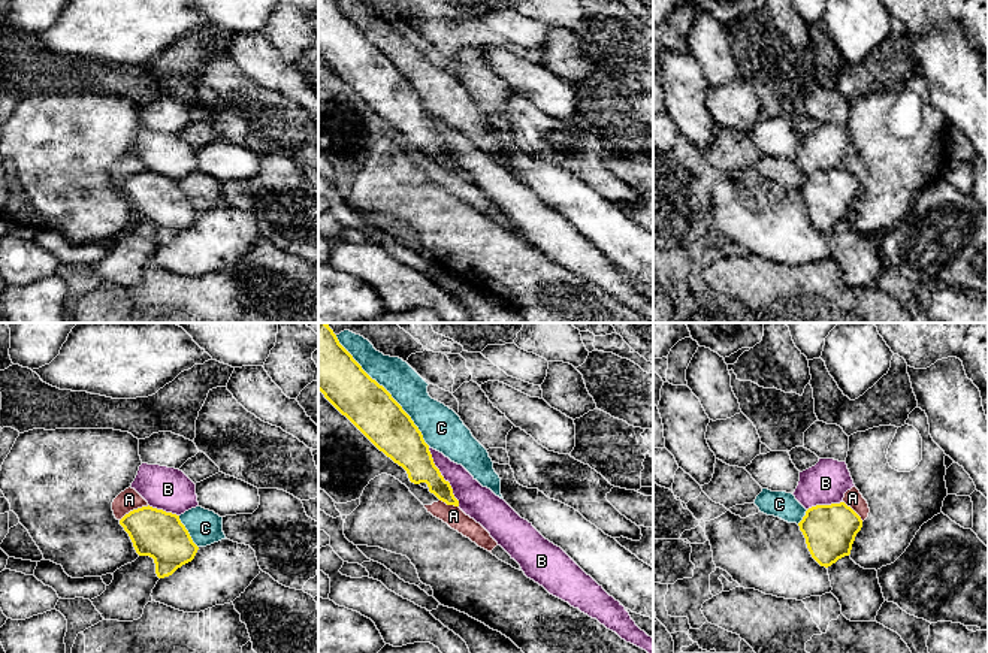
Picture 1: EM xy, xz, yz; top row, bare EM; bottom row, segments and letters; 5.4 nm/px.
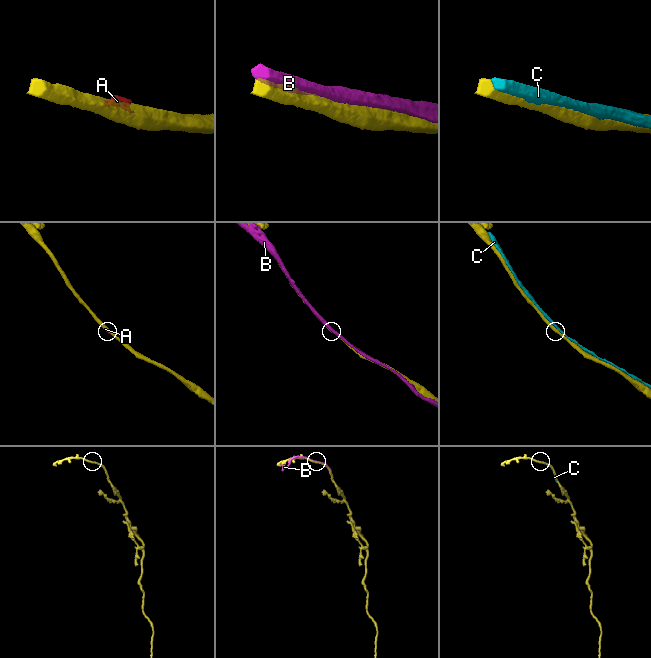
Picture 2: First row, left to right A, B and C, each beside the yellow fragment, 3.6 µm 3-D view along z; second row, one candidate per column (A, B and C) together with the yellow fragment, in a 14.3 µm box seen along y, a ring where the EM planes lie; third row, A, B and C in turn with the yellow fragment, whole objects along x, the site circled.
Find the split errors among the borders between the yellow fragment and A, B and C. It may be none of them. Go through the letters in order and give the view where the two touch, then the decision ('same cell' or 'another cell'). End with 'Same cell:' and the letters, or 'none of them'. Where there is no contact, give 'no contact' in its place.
A: meets yellow in xy; another cell
B: meets yellow in xz; another cell
C: meets yellow in xz; another cell
Same cell: none of them

